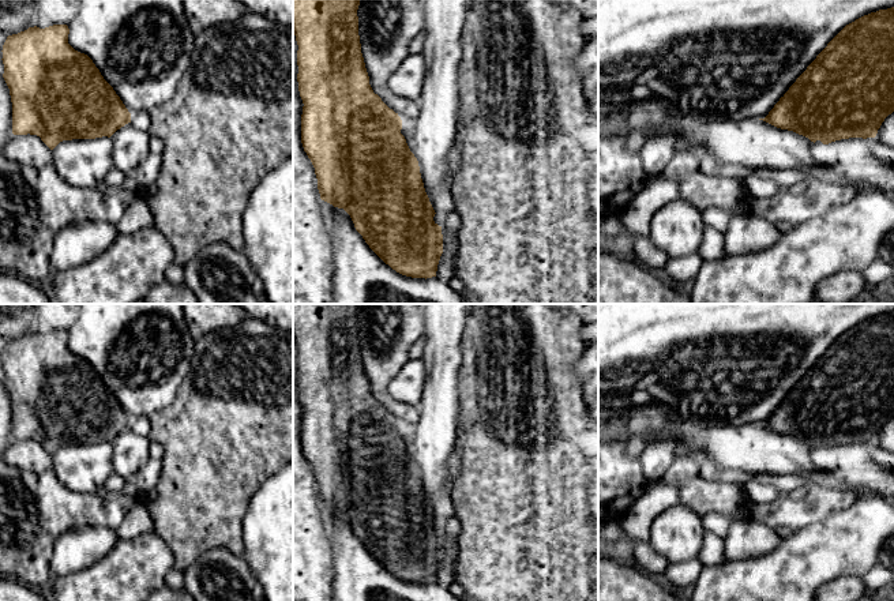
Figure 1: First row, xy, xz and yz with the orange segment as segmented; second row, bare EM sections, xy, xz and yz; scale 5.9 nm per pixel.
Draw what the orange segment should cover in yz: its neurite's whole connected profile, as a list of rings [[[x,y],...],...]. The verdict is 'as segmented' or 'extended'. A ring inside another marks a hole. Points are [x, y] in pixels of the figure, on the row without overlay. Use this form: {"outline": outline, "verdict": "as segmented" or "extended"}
{"outline": [[[894,312],[864,320],[846,330],[796,384],[763,425],[793,436],[811,447],[829,450],[849,443],[875,443],[884,424],[894,417]]], "verdict": "as segmented"}

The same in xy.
{"outline": [[[67,330],[29,333],[3,350],[3,383],[12,407],[12,439],[37,440],[53,455],[63,446],[110,443],[131,428],[131,418],[93,365],[68,349]]], "verdict": "as segmented"}

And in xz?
{"outline": [[[293,304],[293,338],[298,350],[297,387],[300,402],[304,409],[301,420],[301,448],[304,457],[307,458],[315,473],[320,504],[333,510],[334,512],[343,514],[350,521],[356,536],[363,541],[369,553],[392,575],[412,583],[432,583],[436,582],[437,570],[443,559],[442,531],[439,531],[433,526],[436,518],[425,497],[418,466],[410,457],[405,442],[401,439],[401,422],[398,421],[398,418],[390,414],[377,399],[373,398],[369,390],[369,382],[361,358],[361,349],[358,341],[358,311],[360,304]]], "verdict": "as segmented"}

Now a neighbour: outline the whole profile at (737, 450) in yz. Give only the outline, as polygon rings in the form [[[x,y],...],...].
[[[759,424],[699,428],[679,427],[680,452],[710,457],[726,476],[750,478],[754,474],[796,474],[810,481],[850,491],[859,496],[878,496],[872,491],[844,482],[819,466],[819,454],[808,443],[777,433]]]

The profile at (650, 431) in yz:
[[[598,420],[598,431],[604,442],[613,440],[630,440],[634,437],[642,436],[646,440],[646,444],[657,442],[662,435],[662,425],[646,421],[646,420],[631,420],[624,421],[624,429],[616,435],[612,435],[608,428],[609,420]]]

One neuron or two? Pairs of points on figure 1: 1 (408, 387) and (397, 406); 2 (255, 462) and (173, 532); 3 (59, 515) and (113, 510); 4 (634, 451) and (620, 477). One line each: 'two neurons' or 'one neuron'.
1: two neurons
2: one neuron
3: one neuron
4: two neurons

